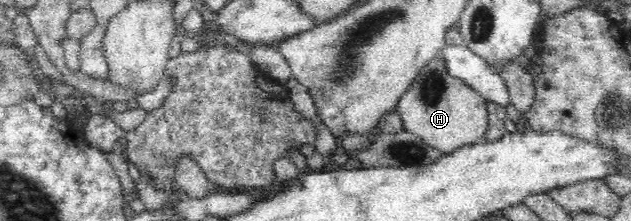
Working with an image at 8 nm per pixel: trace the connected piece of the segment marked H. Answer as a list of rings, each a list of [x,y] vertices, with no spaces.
[[[441,55],[427,61],[427,65],[419,71],[411,89],[403,93],[396,111],[402,119],[407,132],[421,138],[431,147],[444,155],[453,153],[465,145],[475,145],[484,141],[488,131],[489,116],[486,108],[487,100],[462,79],[451,77]]]

